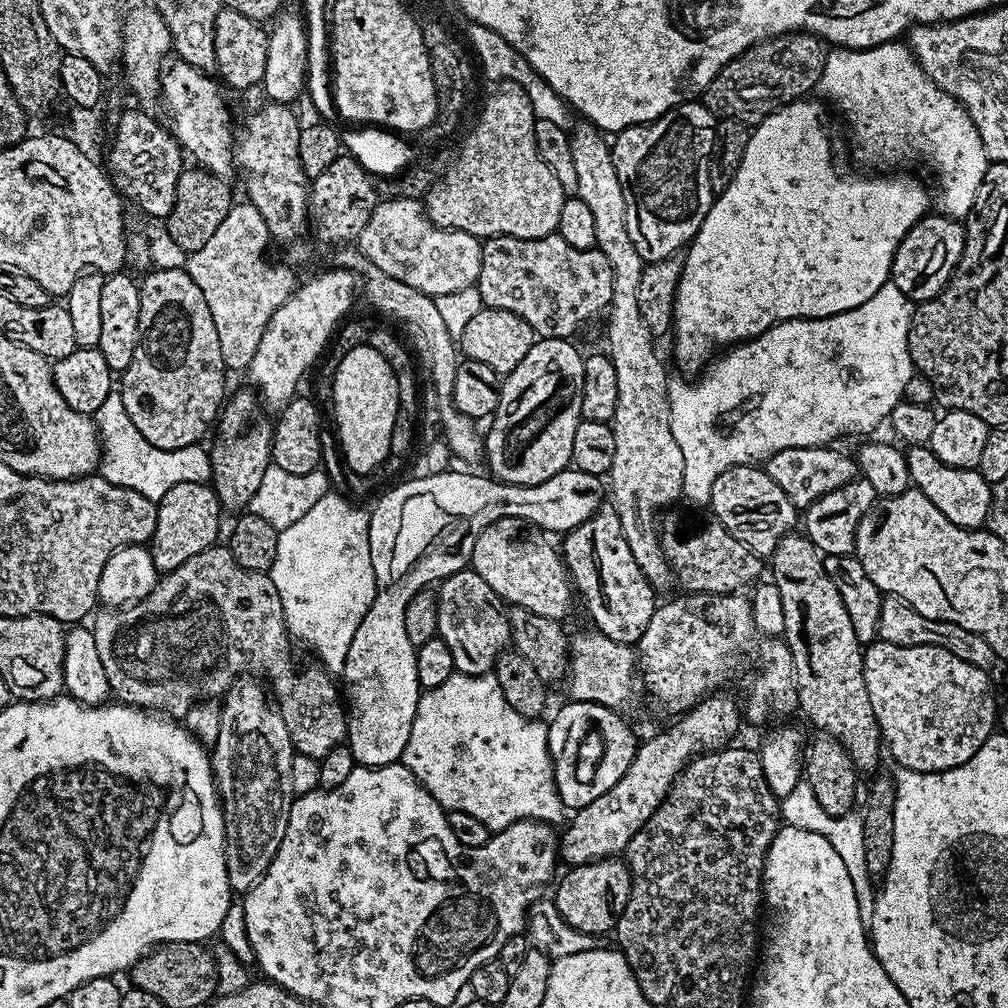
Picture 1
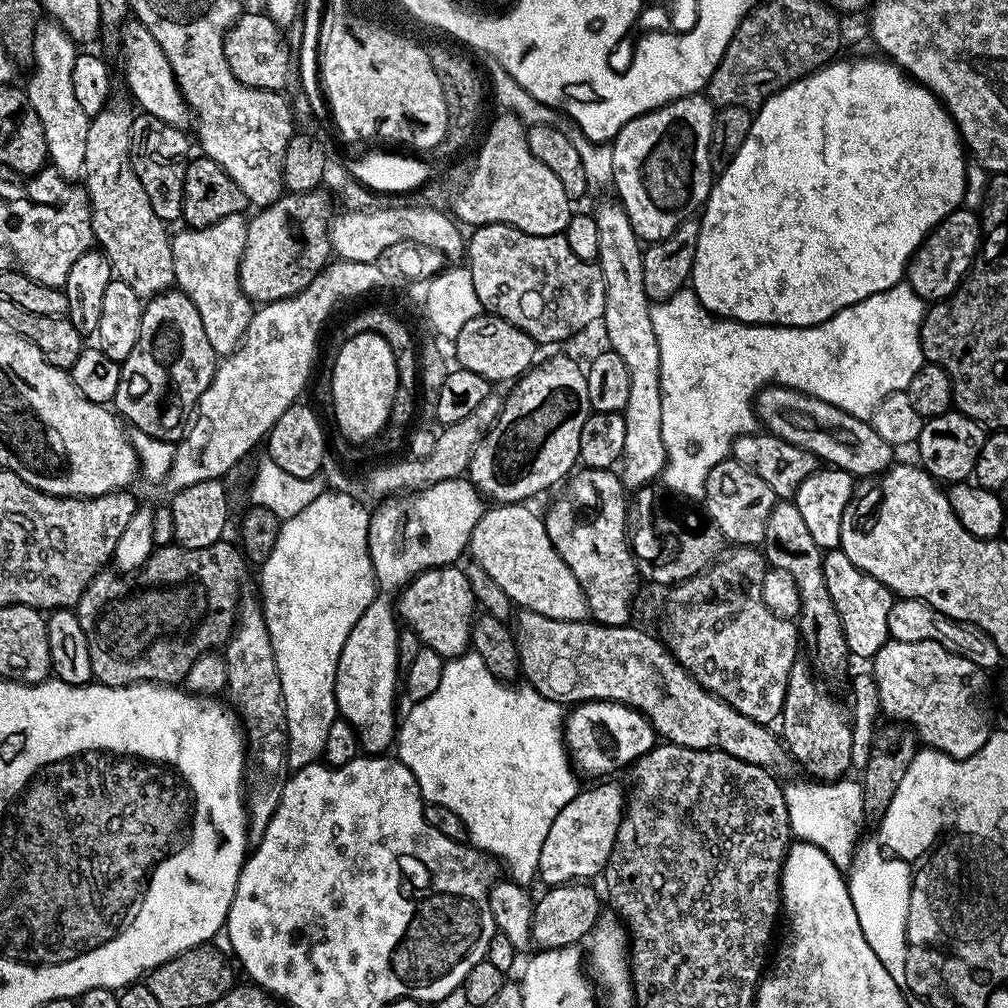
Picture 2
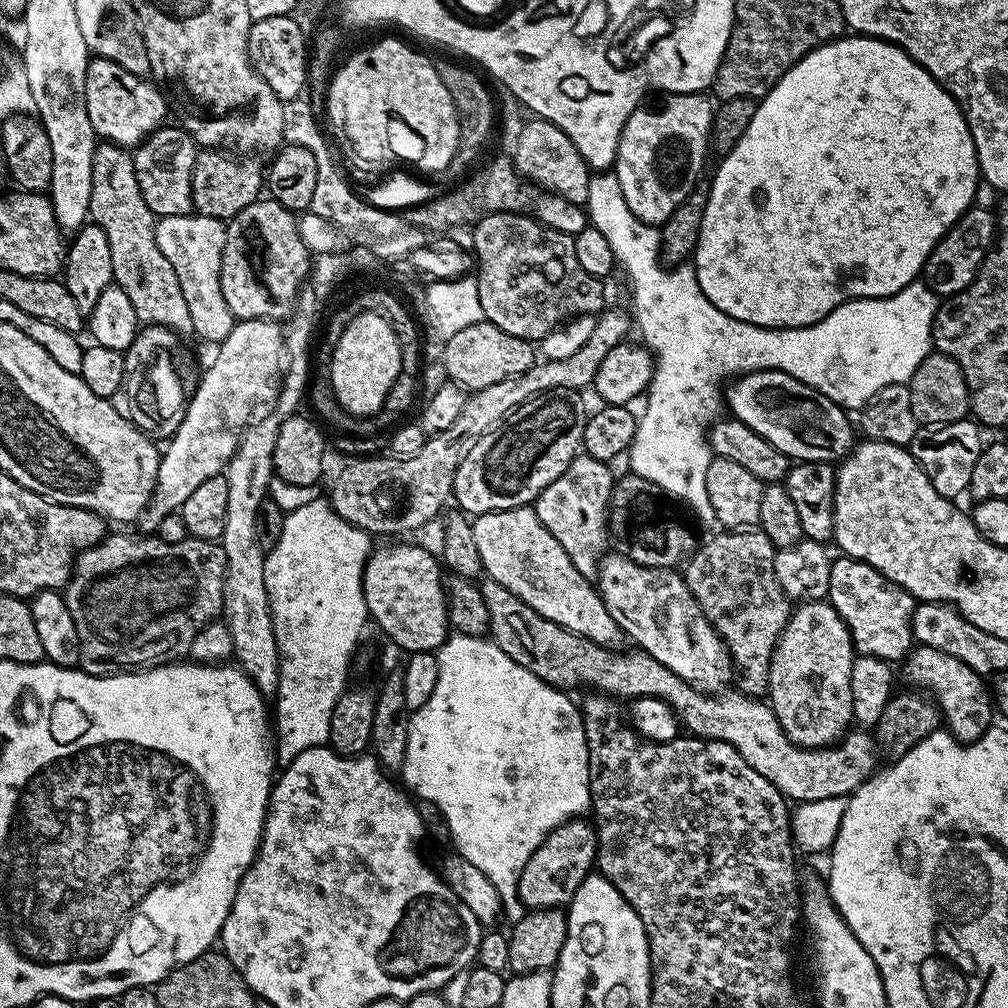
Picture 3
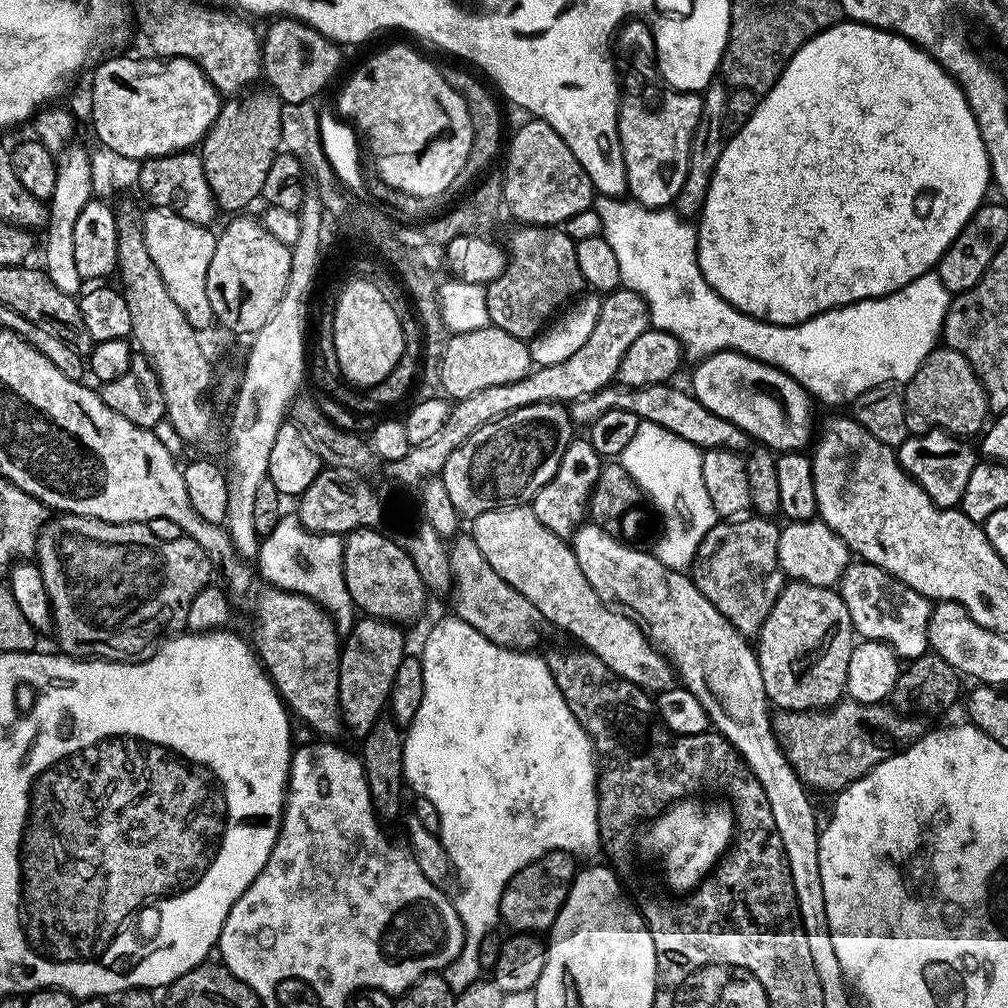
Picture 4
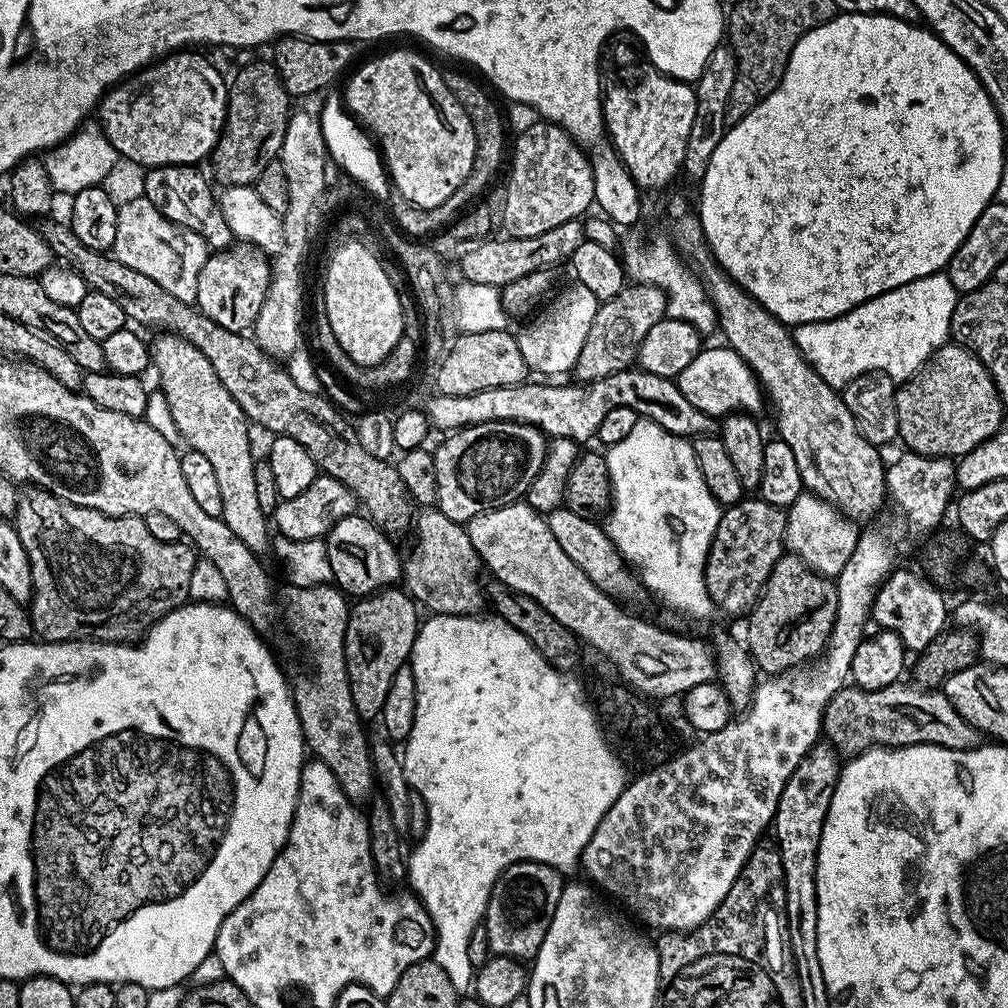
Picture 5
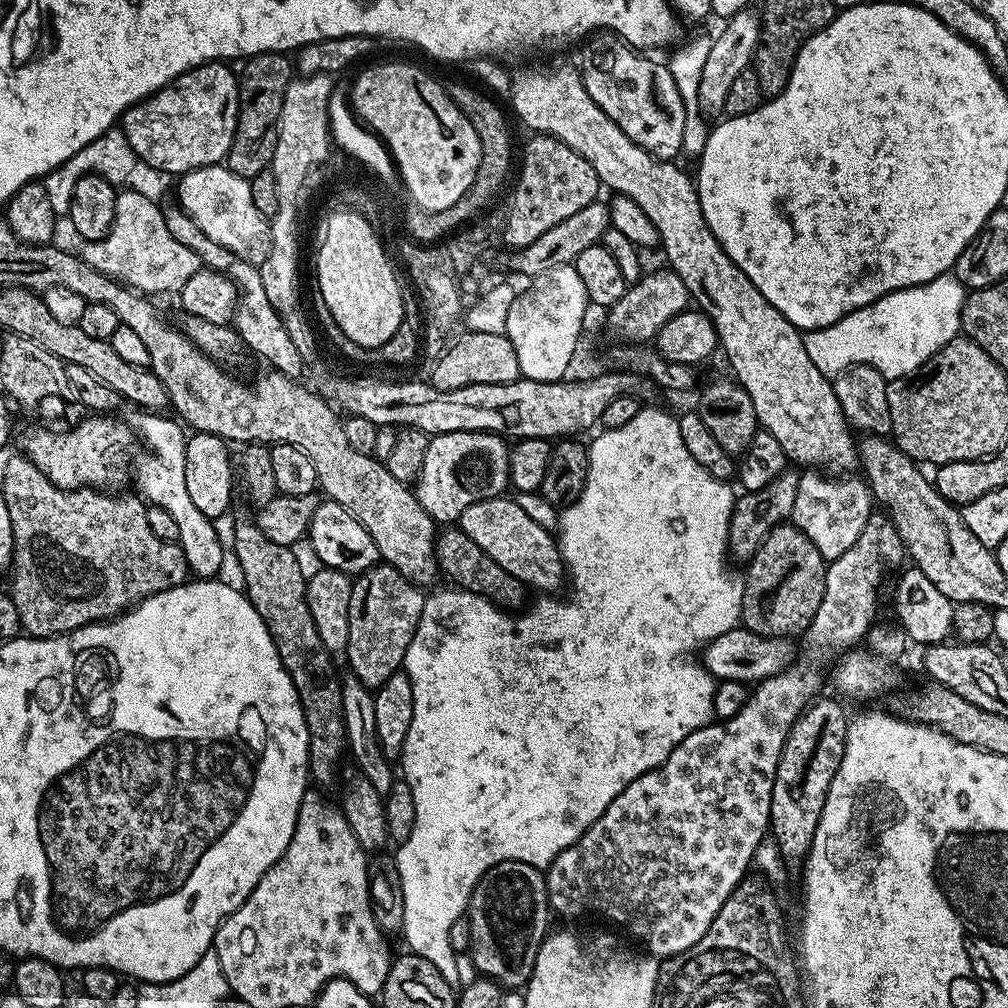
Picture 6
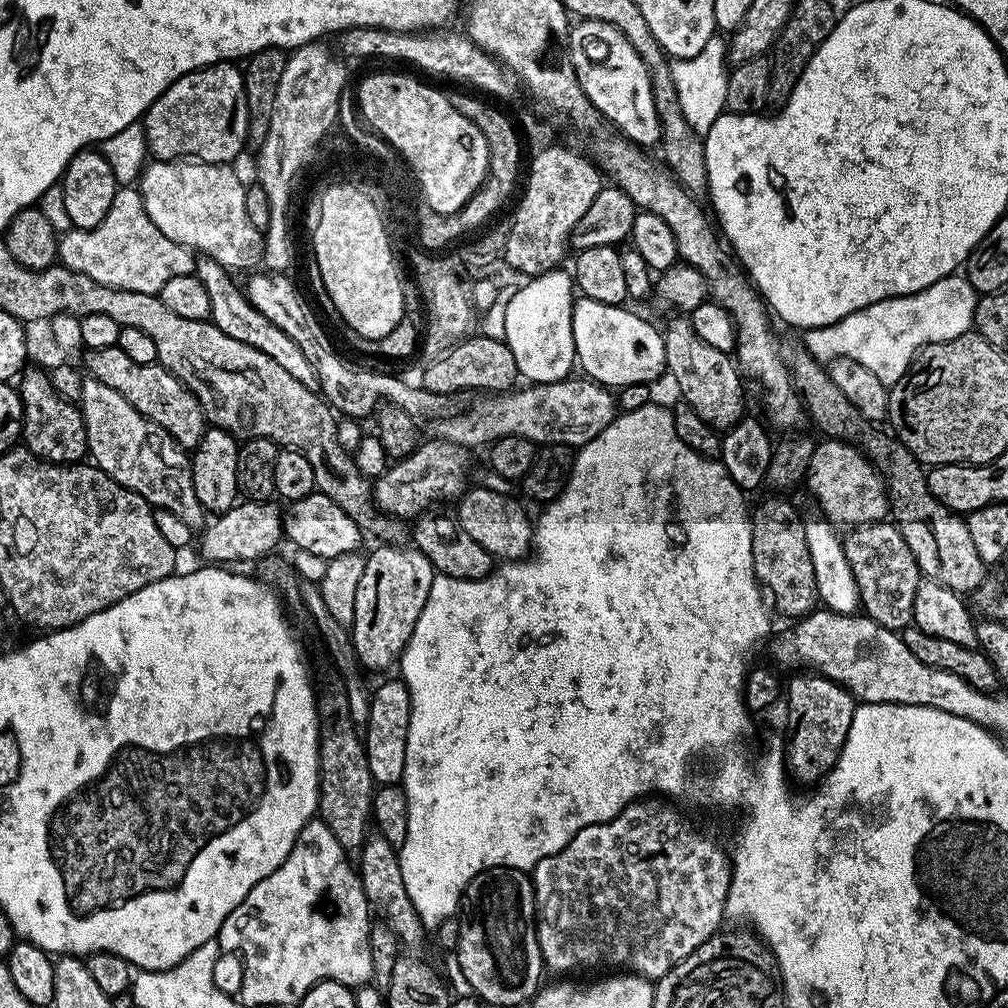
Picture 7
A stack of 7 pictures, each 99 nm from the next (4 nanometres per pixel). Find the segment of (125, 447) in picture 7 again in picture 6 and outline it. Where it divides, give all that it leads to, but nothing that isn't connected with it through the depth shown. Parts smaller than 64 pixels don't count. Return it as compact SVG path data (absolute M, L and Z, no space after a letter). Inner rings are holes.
M134 410L133 413L127 418L126 422L132 429L133 433L136 433L137 439L146 442L147 448L150 450L150 454L146 455L136 466L134 466L134 480L136 476L136 484L139 489L139 495L151 505L162 506L164 510L168 510L172 515L174 522L178 525L179 538L177 543L183 552L183 556L188 563L188 571L193 577L196 578L216 578L221 575L220 567L224 564L224 550L222 548L222 542L216 532L217 525L215 521L206 518L198 506L194 506L194 502L191 501L190 493L187 492L186 487L186 450L185 442L187 435L183 425L176 421L173 417L164 418L162 414L156 412L149 412L146 410Z

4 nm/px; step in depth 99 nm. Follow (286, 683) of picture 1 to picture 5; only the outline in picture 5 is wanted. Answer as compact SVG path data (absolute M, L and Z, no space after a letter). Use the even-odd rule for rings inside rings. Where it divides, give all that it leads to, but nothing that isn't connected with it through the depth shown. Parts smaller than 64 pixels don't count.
M28 486L19 493L14 523L30 558L32 631L41 641L54 644L66 640L104 640L107 644L136 642L157 620L188 600L190 576L198 559L193 545L159 540L141 517L107 516L93 508L60 500L45 488Z

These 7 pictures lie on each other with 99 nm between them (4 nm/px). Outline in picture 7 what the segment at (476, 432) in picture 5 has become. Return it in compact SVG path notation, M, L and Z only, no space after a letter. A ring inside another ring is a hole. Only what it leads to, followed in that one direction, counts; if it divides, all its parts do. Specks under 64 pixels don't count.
M425 439L409 456L397 459L383 474L375 477L371 497L383 515L408 522L439 505L436 504L439 500L455 501L464 495L473 471L473 453L449 440L431 439Z

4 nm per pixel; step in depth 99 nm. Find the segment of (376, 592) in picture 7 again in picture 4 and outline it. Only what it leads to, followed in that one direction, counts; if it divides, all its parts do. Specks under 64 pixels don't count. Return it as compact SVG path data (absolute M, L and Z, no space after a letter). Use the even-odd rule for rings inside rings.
M364 616L357 619L343 637L338 670L338 702L340 721L344 723L347 735L363 738L381 719L394 686L394 673L398 671L398 666L402 666L406 655L404 631L401 625L391 620Z

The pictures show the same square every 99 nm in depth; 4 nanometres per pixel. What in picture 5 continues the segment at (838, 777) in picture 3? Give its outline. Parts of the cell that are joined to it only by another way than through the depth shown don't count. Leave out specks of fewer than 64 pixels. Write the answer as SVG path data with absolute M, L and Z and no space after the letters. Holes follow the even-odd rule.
M435 506L425 507L414 516L416 549L402 564L402 584L421 609L438 616L470 616L485 607L486 597L476 575L482 572L480 555L468 537L463 524L446 518ZM897 682L881 689L845 686L830 698L824 711L823 735L841 757L859 756L870 747L905 748L933 744L954 750L979 748L982 734L966 722L943 691L922 688L915 682Z

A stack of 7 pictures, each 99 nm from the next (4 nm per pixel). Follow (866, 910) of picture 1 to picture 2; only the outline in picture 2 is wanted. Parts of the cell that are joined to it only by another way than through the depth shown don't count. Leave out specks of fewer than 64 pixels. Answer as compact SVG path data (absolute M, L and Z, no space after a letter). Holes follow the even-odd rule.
M852 779L835 782L805 780L806 782L792 782L783 787L788 824L793 837L803 843L818 846L842 870L851 867L855 847L862 834L860 830L866 819L863 783L859 779Z

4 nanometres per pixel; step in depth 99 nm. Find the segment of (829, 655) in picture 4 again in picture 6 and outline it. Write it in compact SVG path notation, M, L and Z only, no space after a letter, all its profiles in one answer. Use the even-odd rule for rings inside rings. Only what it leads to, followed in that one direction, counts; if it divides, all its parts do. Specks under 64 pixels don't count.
M785 522L779 524L758 546L758 550L747 561L748 576L743 577L744 597L740 607L743 627L754 630L754 634L763 636L782 636L785 638L796 638L807 632L814 614L818 614L818 605L822 602L822 594L826 586L826 561L822 554L818 554L818 546L802 534L795 524Z

